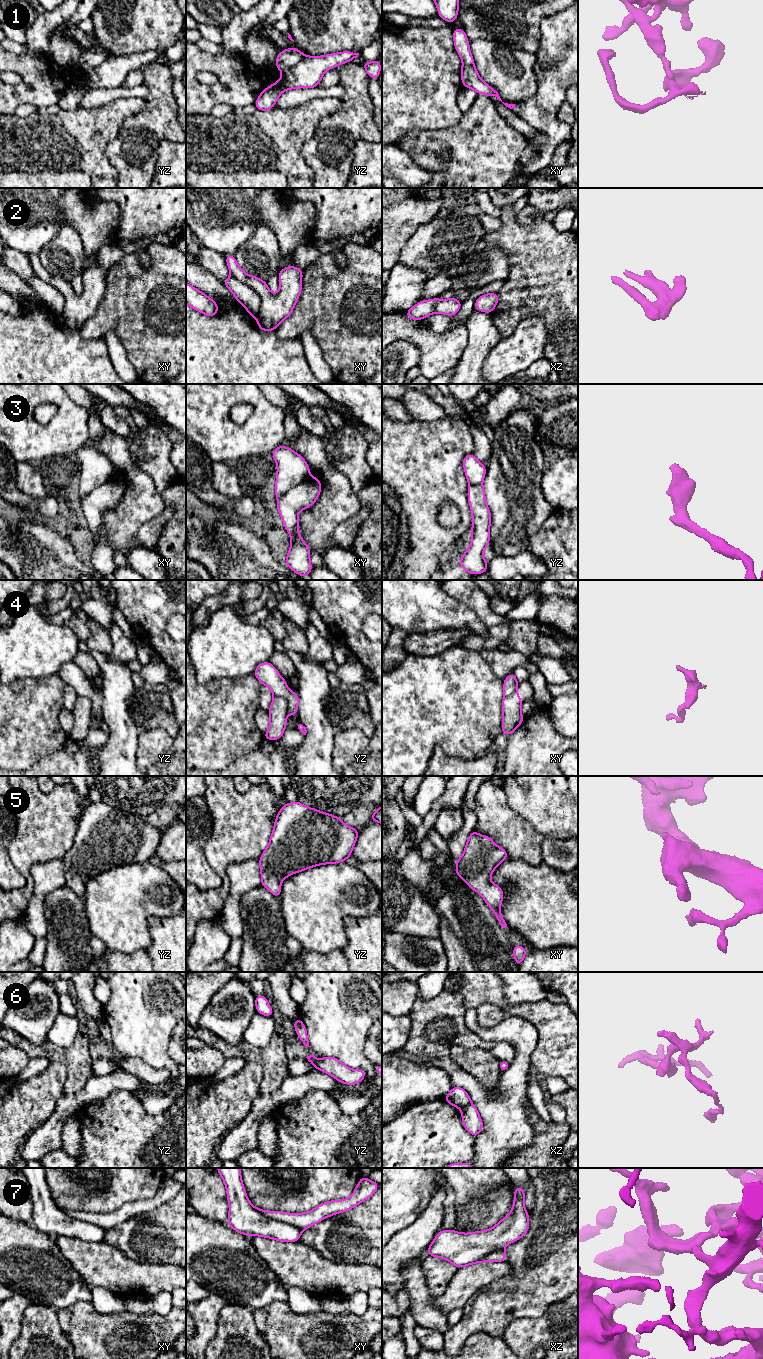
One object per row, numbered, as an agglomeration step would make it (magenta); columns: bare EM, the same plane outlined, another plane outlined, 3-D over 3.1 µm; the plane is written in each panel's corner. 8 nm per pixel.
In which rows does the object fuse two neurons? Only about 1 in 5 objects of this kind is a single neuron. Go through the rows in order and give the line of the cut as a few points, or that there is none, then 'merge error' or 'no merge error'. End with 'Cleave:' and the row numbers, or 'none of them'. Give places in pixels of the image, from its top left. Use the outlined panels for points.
1: cut yz (304, 57), (282, 72); merge error
2: cut xy (232, 276), (250, 286), (259, 295), (260, 309), (257, 317); merge error
3: cut xy (309, 476), (278, 498); merge error
4: cut yz (274, 695), (284, 697), (287, 700), (287, 707), (289, 709); merge error
5: cut none; no merge error
6: cut xz (471, 1102), (461, 1108); merge error
7: cut xy (256, 1208), (264, 1214), (293, 1225), (302, 1231); merge error
Cleave: 1, 2, 3, 4, 6, 7

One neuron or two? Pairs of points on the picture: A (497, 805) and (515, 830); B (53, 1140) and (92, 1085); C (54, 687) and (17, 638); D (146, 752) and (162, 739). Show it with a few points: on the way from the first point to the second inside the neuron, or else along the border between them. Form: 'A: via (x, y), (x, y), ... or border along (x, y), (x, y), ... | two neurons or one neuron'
A: via (497, 811), (509, 824) | one neuron
B: via (53, 1126), (56, 1120), (78, 1099) | one neuron
C: border along (56, 673), (39, 679), (23, 679) | two neurons
D: via (147, 746), (148, 741), (156, 741) | one neuron

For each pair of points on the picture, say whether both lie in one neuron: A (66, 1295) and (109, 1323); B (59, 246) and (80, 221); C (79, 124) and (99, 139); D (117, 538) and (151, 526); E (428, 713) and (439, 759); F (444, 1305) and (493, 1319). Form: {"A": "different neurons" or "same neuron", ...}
{"A": "different neurons", "B": "different neurons", "C": "same neuron", "D": "different neurons", "E": "different neurons", "F": "different neurons"}

